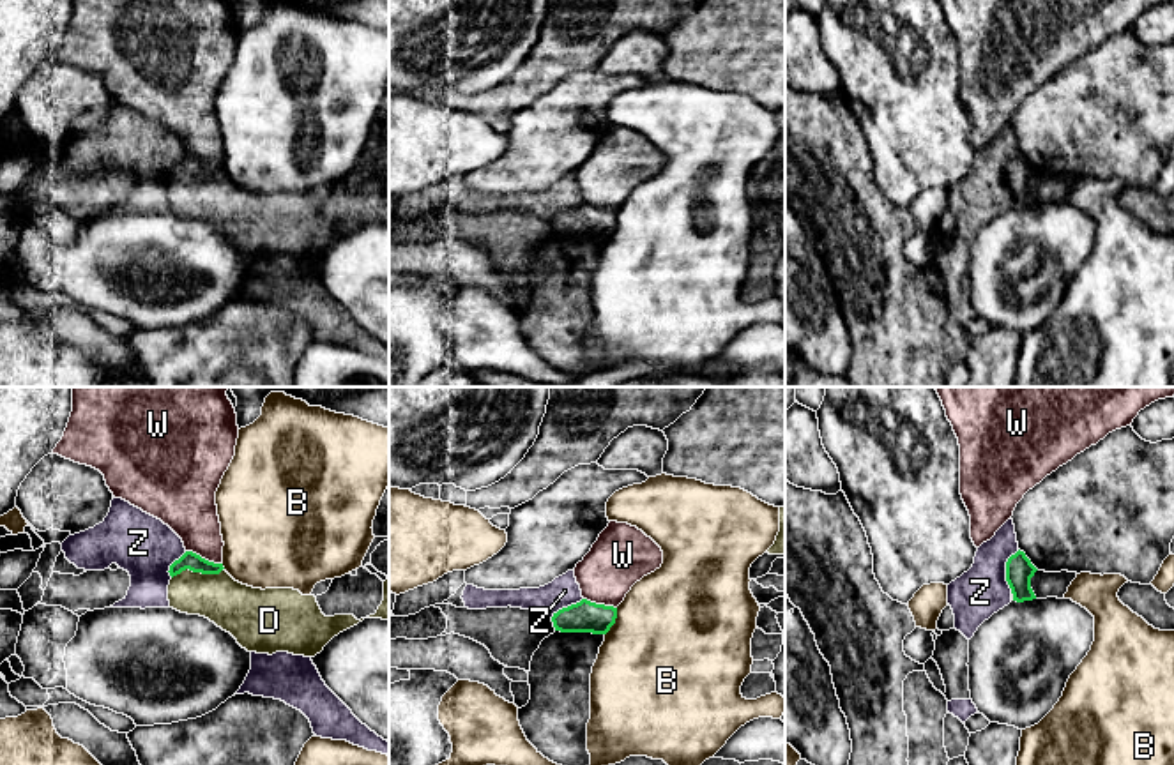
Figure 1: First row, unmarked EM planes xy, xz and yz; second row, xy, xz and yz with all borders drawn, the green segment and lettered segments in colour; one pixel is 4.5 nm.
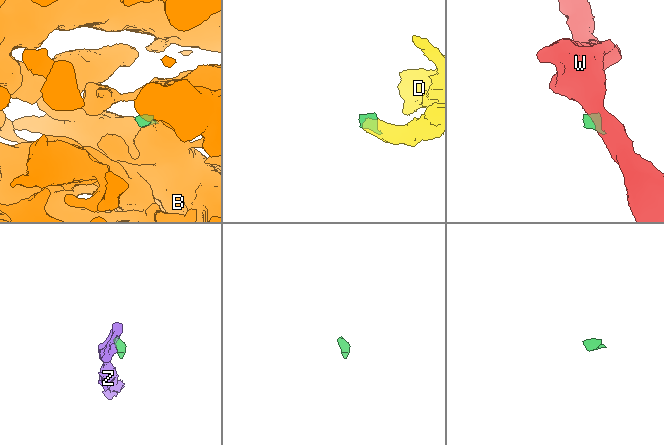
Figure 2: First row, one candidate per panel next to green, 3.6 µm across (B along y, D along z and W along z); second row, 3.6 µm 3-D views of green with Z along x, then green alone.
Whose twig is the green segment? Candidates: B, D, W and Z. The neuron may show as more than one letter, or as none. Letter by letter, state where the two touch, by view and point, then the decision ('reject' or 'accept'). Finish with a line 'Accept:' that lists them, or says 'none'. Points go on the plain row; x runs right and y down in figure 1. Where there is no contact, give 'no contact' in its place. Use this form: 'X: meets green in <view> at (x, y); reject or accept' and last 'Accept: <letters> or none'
B: meets green in xz at (614, 227); reject
D: meets green in xy at (197, 175); accept
W: meets green in xy at (204, 163); reject
Z: meets green in yz at (1006, 175); reject
Accept: D

